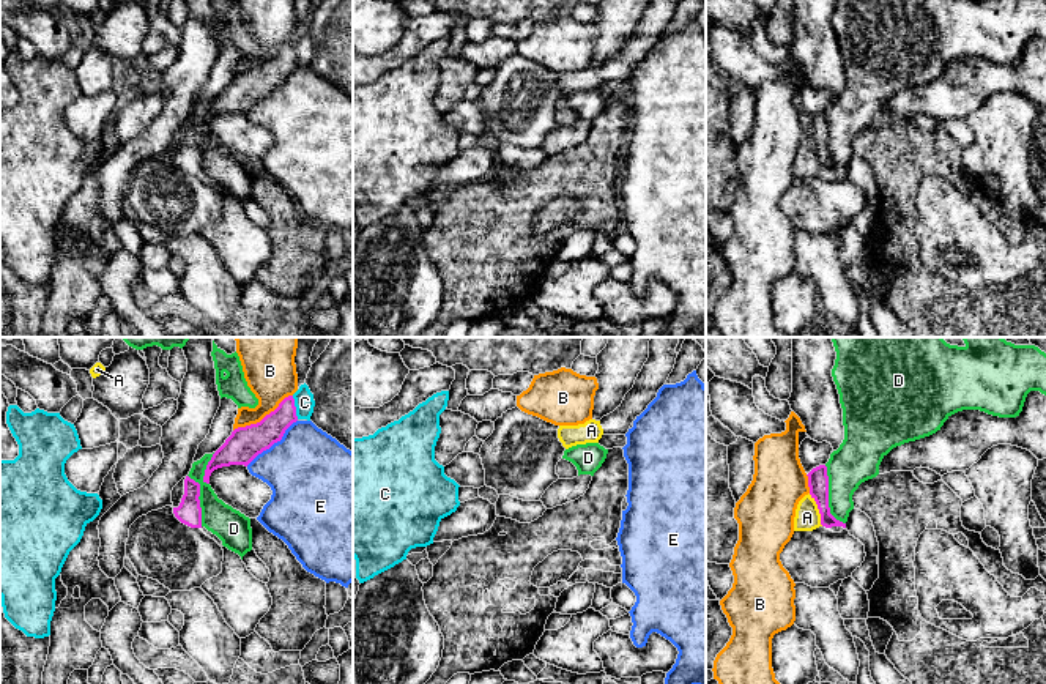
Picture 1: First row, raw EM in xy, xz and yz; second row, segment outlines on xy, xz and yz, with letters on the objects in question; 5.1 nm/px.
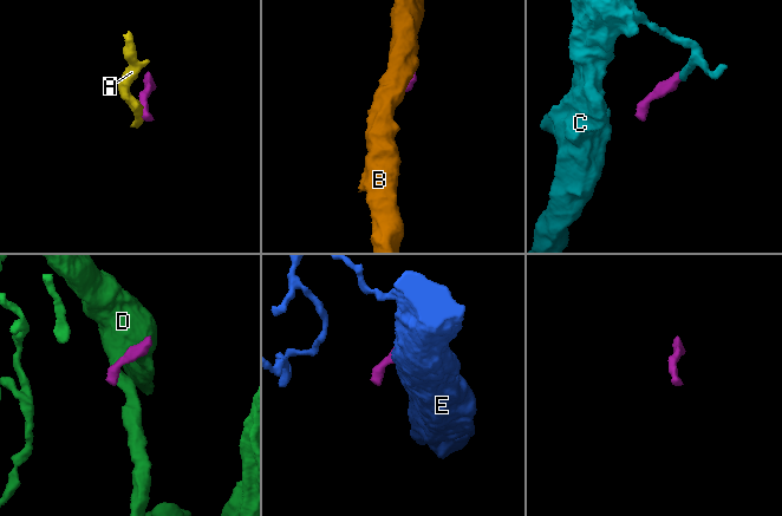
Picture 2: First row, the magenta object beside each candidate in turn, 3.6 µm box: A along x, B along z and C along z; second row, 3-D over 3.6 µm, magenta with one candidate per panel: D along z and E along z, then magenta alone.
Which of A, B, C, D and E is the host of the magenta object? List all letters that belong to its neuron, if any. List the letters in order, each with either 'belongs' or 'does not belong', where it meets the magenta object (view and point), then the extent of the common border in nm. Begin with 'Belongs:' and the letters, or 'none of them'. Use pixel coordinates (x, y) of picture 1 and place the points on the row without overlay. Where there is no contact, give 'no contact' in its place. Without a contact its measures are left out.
Belongs: none of them
A: does not belong | yz (818, 155) | 180 nm
B: does not belong | xy (263, 65) | 360 nm
C: does not belong | xy (295, 54) | 120 nm
D: does not belong | yz (827, 144) | 320 nm
E: does not belong | xy (273, 90) | 360 nm

